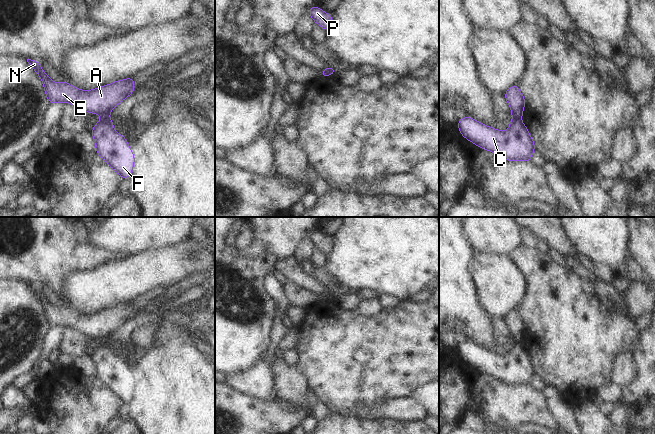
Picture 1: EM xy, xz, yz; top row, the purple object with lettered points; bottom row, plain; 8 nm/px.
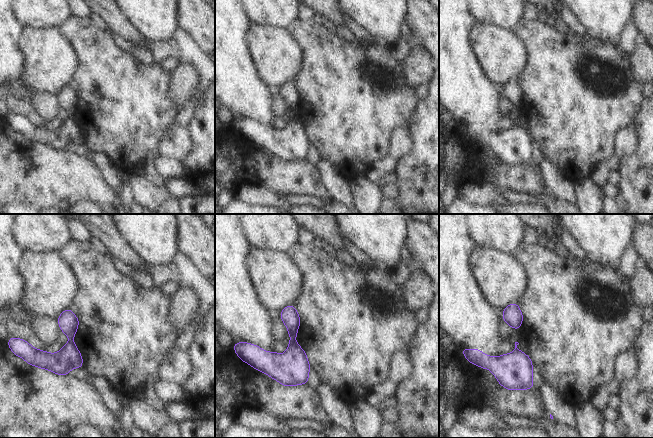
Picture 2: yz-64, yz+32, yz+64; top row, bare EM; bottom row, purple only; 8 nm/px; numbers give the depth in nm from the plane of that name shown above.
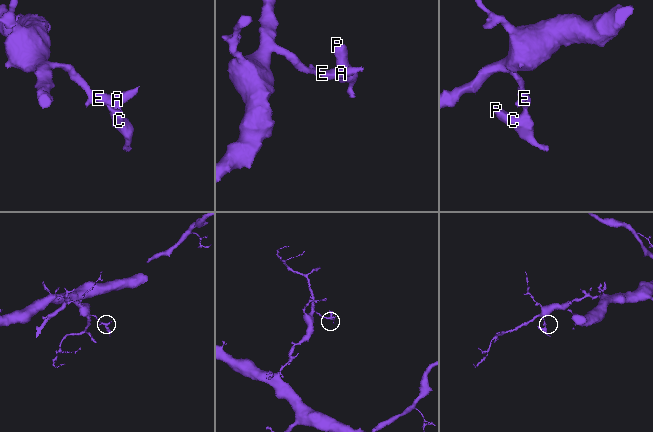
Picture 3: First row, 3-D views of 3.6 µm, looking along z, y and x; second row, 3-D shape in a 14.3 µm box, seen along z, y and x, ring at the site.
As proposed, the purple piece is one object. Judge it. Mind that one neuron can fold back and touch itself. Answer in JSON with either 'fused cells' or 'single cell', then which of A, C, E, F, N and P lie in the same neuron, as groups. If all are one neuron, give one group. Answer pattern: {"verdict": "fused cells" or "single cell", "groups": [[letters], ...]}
{"verdict": "fused cells", "groups": [["A", "E", "N"], ["C", "F", "P"]]}

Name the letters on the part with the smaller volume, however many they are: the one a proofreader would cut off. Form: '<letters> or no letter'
C, F, P

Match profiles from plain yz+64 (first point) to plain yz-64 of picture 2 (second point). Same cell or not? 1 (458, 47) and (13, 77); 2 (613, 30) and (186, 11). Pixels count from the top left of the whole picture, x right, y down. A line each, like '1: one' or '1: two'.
1: one
2: two

